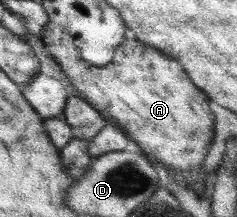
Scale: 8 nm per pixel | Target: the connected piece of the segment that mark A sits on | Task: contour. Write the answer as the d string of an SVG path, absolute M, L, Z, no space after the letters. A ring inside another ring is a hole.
M48 22L44 28L35 28L35 32L42 39L46 51L54 57L56 64L60 65L60 69L64 71L68 81L76 89L74 95L88 101L90 106L98 110L100 115L106 119L107 124L116 125L128 135L128 138L136 140L142 150L158 156L158 160L162 164L176 168L182 174L196 176L194 182L190 182L190 188L196 188L196 190L202 188L198 166L202 164L202 160L210 148L210 142L214 138L214 118L208 110L208 96L200 88L190 84L190 78L186 76L186 72L182 70L183 66L176 62L175 58L154 47L144 45L138 39L130 39L116 47L112 61L104 66L94 66L80 58L72 37L54 22Z

